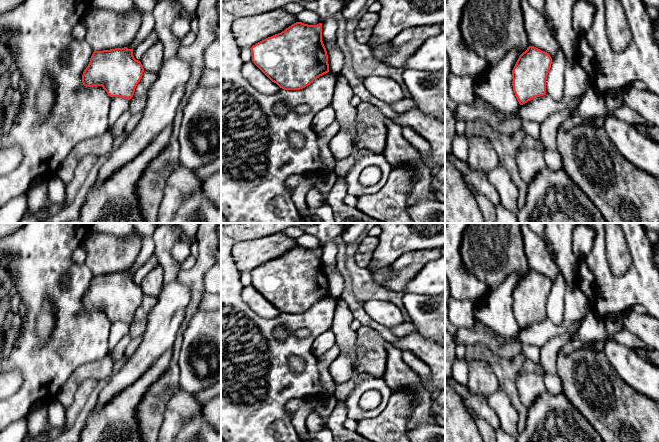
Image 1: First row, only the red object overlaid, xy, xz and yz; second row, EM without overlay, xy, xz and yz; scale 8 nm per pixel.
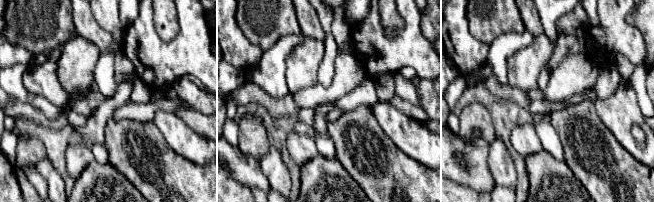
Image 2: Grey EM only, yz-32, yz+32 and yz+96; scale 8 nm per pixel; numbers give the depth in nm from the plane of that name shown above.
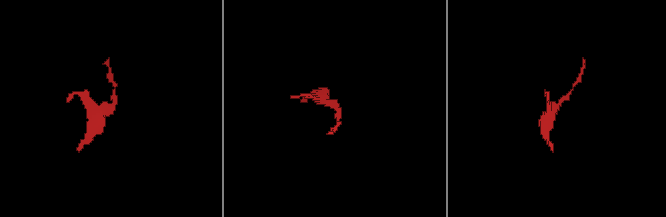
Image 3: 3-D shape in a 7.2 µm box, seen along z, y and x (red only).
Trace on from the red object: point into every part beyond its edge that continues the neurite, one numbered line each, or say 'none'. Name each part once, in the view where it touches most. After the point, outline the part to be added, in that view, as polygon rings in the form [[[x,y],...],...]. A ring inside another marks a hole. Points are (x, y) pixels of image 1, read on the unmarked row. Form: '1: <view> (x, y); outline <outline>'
none

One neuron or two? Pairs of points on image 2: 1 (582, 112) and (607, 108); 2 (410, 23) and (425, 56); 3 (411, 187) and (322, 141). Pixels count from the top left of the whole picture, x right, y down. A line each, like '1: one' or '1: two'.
1: two
2: one
3: two

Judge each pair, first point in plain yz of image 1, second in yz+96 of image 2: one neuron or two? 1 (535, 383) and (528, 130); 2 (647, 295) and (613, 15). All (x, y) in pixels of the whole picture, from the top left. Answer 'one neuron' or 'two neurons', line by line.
1: one neuron
2: one neuron

